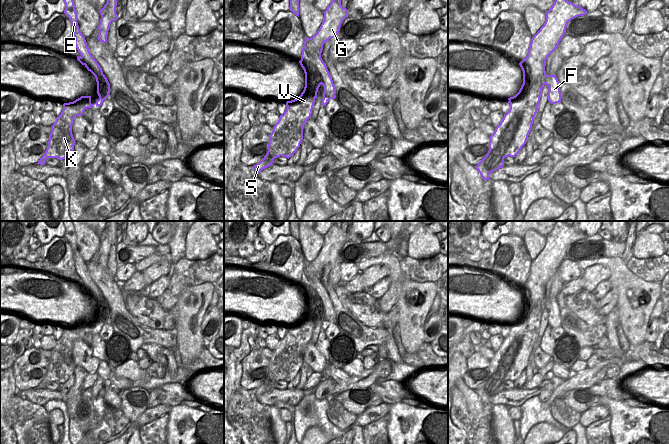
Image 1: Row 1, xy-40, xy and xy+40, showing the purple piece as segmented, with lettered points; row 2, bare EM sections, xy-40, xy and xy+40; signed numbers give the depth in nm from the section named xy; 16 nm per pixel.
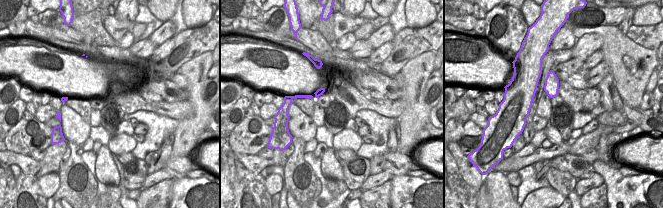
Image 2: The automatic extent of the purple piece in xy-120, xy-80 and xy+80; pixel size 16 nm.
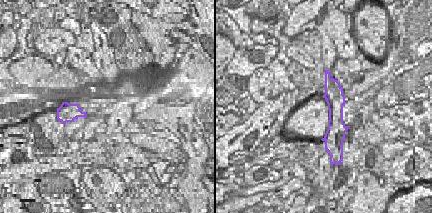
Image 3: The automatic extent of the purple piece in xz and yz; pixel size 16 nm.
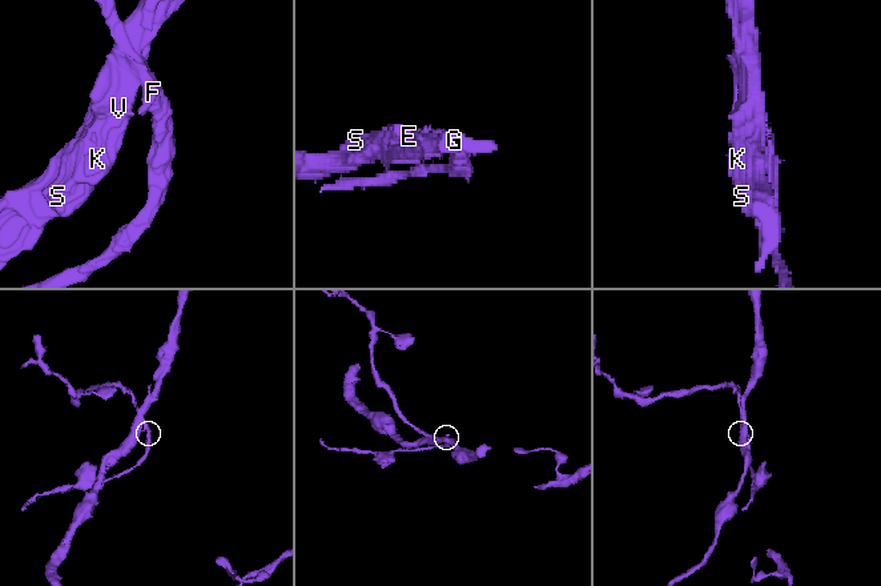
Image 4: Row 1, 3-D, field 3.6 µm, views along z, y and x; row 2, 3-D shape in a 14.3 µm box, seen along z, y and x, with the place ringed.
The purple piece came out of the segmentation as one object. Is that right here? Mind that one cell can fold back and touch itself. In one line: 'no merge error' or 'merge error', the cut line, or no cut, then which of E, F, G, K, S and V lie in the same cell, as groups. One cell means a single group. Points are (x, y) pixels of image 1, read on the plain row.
merge error | xy (301, 281), (315, 291), (321, 300), (322, 307) | E F / G K S V

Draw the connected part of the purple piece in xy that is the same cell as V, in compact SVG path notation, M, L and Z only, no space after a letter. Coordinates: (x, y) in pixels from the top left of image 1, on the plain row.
M301 282L299 287L305 297L304 314L298 322L286 326L286 335L280 339L269 359L266 379L253 390L257 397L273 389L273 384L277 381L283 380L289 383L303 364L303 351L311 341L317 316L322 308L322 300L311 286Z

